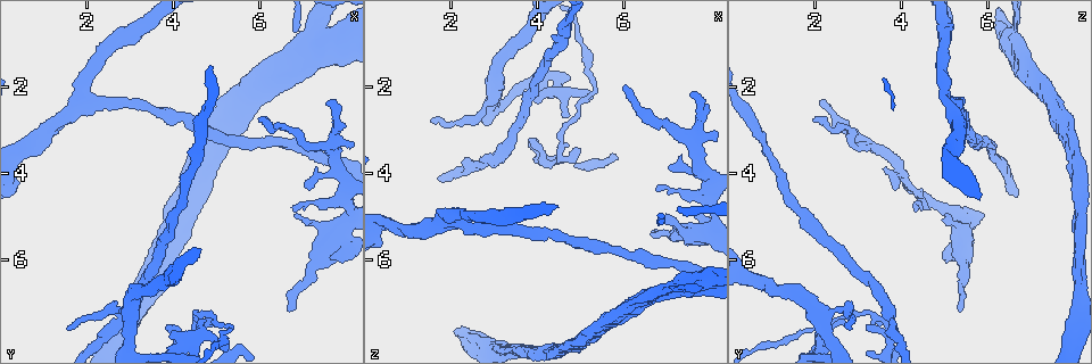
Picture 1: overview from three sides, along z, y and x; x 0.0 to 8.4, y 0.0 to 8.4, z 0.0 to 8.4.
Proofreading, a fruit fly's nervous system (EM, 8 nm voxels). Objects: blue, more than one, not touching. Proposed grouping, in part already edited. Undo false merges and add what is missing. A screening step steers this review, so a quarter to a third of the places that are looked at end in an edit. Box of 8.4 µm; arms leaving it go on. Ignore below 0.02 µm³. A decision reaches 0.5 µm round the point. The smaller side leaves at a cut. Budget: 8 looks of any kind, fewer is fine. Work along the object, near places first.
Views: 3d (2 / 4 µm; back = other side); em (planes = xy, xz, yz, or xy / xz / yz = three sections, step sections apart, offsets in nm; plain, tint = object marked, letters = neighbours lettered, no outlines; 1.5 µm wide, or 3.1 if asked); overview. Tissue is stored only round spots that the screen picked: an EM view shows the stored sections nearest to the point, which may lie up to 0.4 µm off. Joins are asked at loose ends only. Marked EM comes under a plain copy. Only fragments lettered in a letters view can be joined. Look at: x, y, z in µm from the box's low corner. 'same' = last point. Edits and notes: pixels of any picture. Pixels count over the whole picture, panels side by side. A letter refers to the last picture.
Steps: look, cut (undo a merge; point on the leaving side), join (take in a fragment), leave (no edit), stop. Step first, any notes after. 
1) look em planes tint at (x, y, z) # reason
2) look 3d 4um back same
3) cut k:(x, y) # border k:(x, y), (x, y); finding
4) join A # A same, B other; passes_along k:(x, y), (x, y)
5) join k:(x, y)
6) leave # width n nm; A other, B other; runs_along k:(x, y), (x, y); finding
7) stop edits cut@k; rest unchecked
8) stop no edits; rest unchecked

look 3d 2um back at (7.60, 2.35, 2.15) # an open end

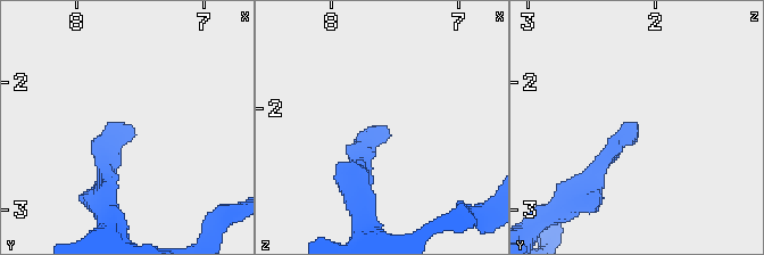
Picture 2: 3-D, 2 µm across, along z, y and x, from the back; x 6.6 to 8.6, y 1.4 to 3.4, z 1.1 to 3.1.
look em xy step 4 letters at (7.58, 2.38, 2.14)

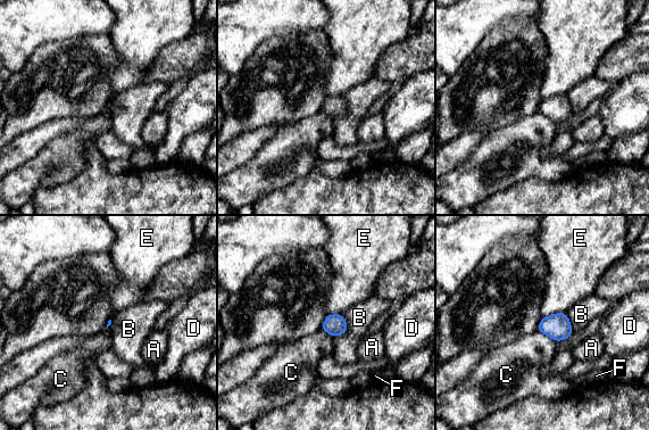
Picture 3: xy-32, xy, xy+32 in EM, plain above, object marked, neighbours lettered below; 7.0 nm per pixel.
look em planes letters same # cut it another way

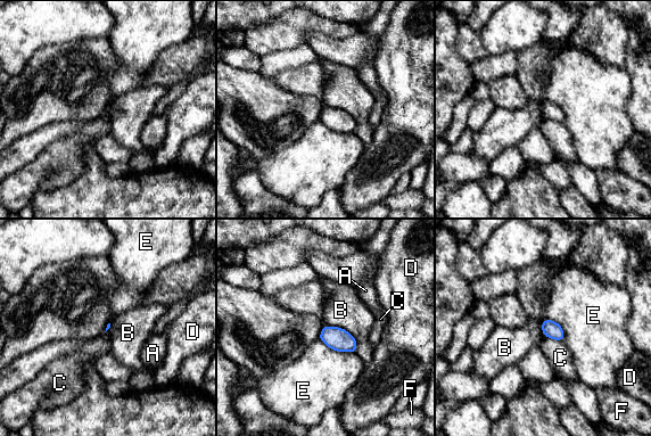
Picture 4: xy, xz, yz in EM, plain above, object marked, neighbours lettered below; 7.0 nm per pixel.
leave # A other, B other, C other, D other, E other, F other; border 4:(324, 325), (344, 328), (355, 352); none of them fits

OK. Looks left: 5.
look em yz step 4 tint at (5.35, 7.60, 2.05)

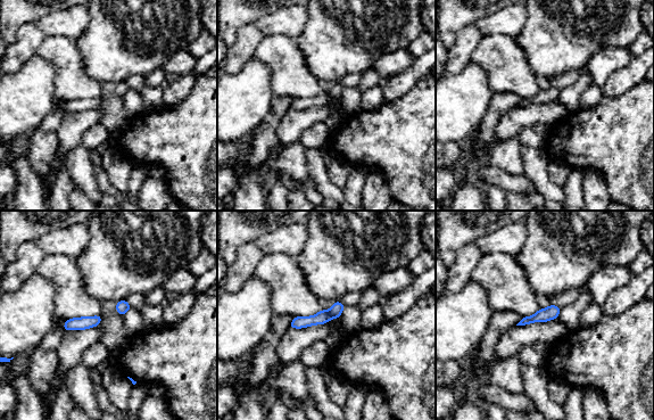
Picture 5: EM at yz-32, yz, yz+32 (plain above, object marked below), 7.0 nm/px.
look em xy step 4 letters same # another direction

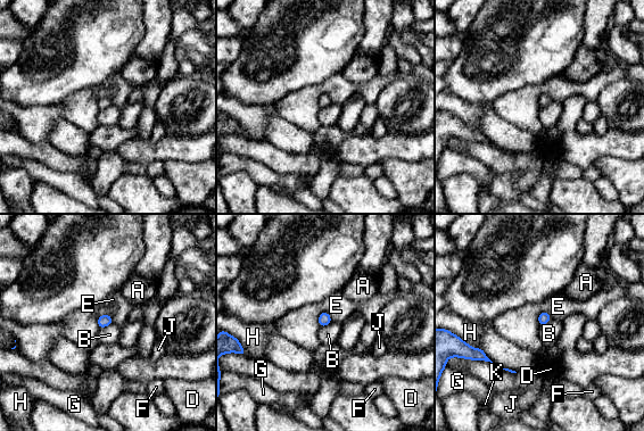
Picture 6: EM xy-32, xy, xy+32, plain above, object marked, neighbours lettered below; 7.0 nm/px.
leave # A other, B other, D other, E other, F other, G other, H other, J other, K other; border 6:(112, 322), (100, 329); all the same neuron

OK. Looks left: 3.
look 3d 2um at (1.55, 7.55, 2.80) # tapers out

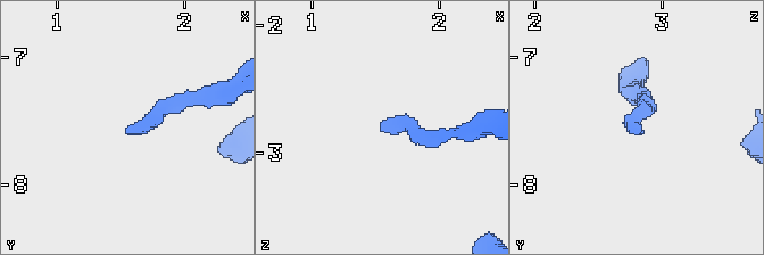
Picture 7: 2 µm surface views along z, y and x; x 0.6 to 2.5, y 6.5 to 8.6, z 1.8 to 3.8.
look em xy step 8 tint at (1.56, 7.60, 2.76) # shape alone is not enough

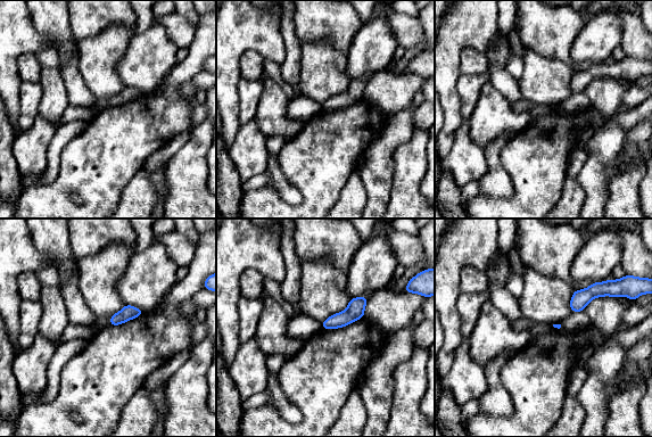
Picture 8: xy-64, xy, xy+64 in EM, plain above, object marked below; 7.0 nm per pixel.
look em planes letters same

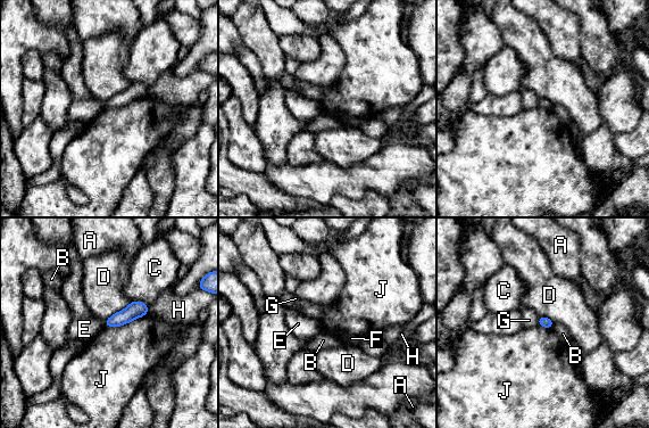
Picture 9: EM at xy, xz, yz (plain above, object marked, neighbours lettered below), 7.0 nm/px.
leave # longest_contact J 320 nm; A other, B other, C other, D other, E other, F other, G other, H other, J other; border 9:(148, 313), (118, 326), (106, 326); none of them fits

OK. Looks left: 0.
stop no edits; rest unchecked

